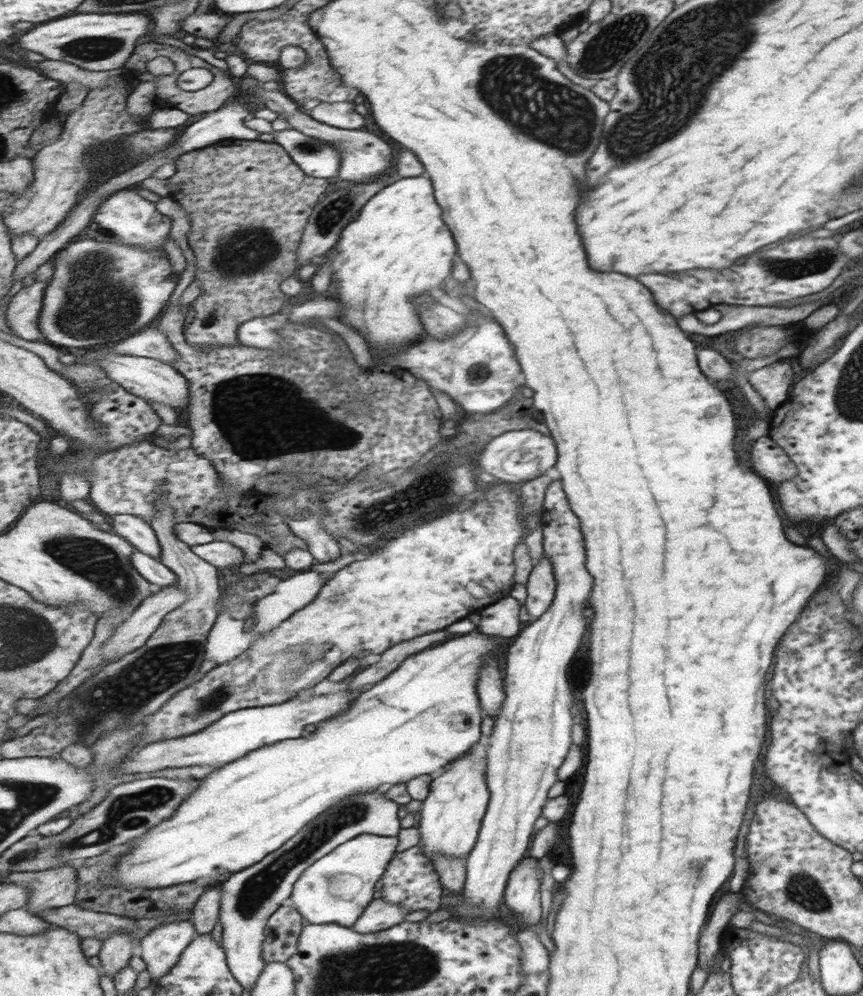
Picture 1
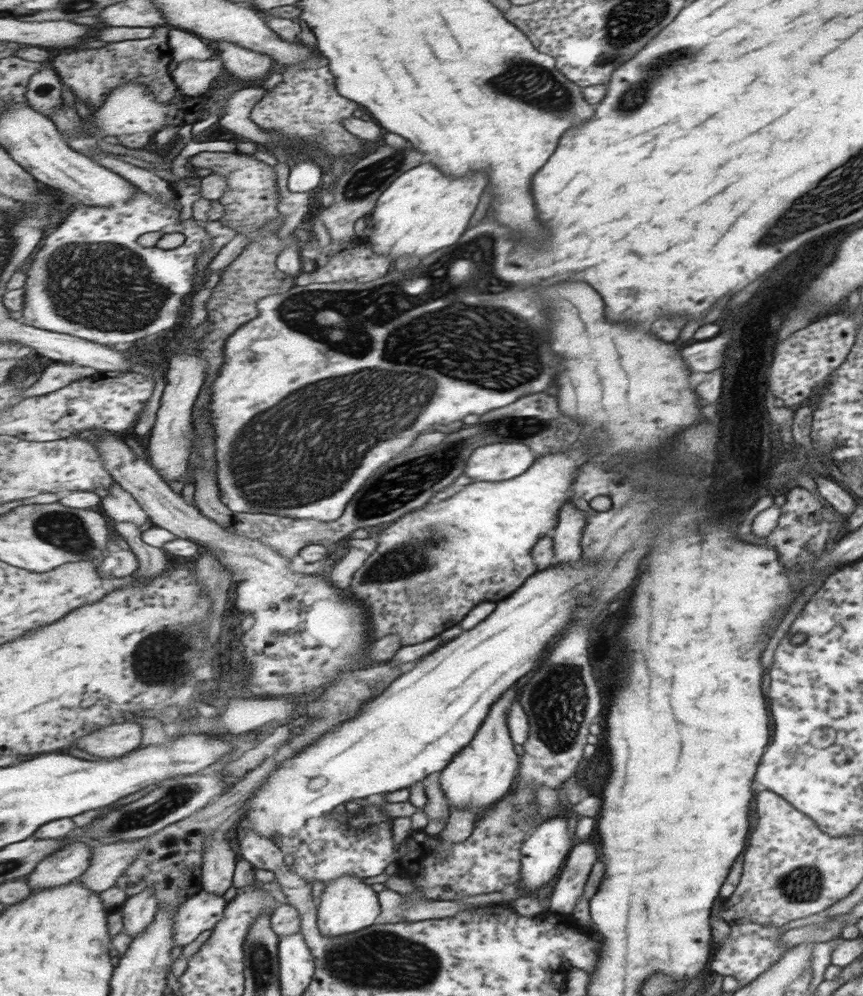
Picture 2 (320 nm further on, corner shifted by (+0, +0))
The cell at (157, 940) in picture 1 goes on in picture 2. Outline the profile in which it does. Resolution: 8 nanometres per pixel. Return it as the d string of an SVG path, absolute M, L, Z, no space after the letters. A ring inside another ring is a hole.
M203 890L185 902L175 917L175 946L184 947L197 940L201 932L213 930L226 914L227 900L219 894L209 894Z

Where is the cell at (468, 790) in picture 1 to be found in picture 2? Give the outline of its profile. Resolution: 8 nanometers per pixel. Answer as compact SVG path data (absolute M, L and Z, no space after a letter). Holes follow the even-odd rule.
M519 686L506 690L491 707L490 713L475 735L473 741L442 770L440 781L451 806L467 807L478 812L481 818L490 805L513 792L521 765L521 756L515 752L515 743L508 723L508 712L520 698Z

